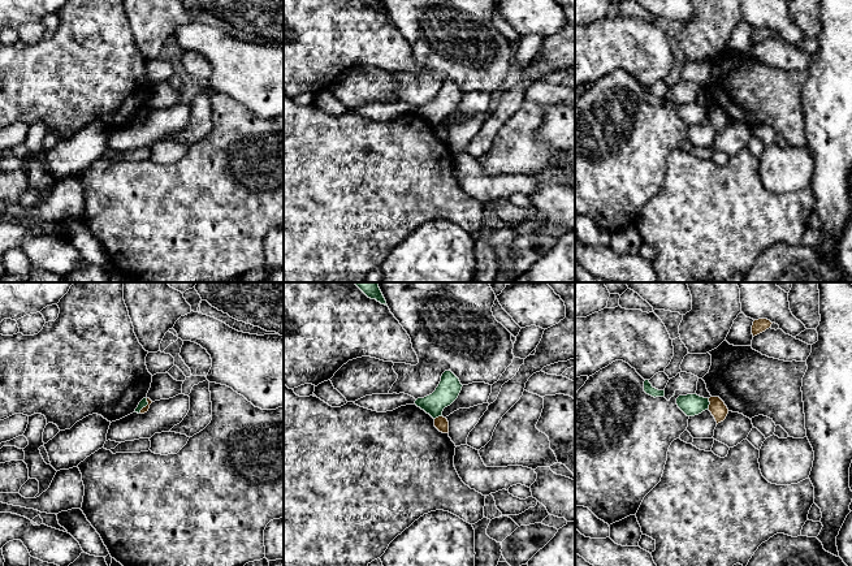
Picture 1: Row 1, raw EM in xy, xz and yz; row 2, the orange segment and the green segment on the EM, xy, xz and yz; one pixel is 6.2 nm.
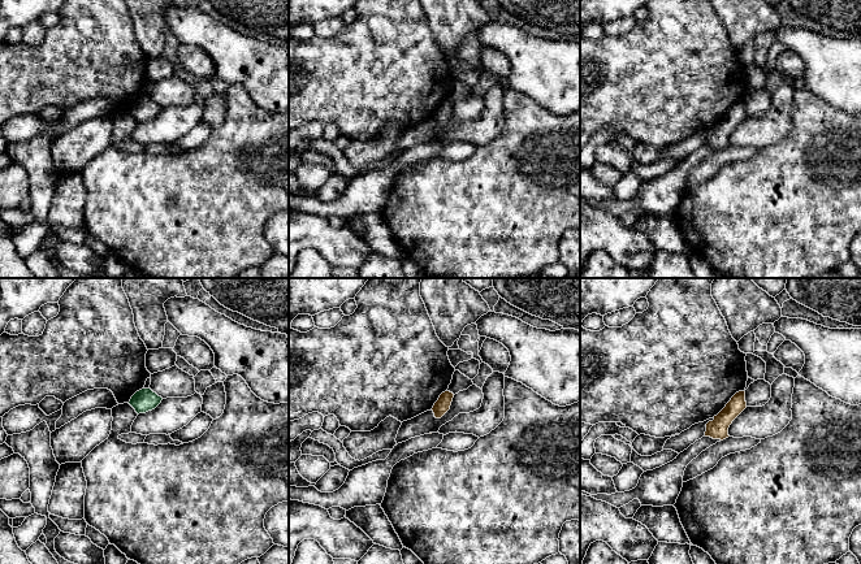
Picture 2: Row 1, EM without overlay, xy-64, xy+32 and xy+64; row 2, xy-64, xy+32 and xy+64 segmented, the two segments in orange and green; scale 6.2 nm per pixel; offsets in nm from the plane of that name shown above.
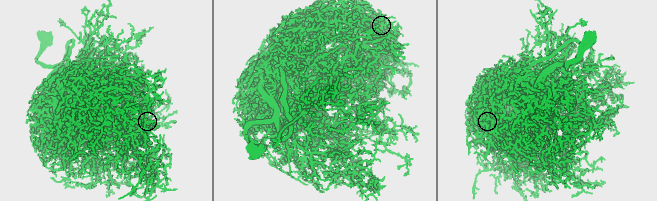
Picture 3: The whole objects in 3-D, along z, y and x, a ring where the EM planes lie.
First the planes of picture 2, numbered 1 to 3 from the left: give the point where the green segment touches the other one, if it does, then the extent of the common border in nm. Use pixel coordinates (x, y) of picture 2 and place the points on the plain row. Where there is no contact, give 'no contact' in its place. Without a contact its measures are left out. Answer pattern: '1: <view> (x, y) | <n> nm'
1: no contact
2: no contact
3: no contact

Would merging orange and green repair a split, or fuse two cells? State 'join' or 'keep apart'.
keep apart

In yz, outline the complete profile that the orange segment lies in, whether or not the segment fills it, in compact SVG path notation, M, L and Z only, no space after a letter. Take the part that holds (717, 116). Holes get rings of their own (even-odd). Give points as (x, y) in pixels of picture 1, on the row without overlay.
M710 105L709 111L709 120L714 125L717 133L723 130L728 122L728 117L725 111L719 105Z

